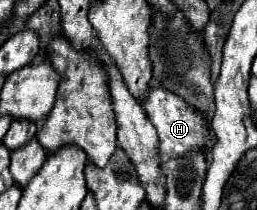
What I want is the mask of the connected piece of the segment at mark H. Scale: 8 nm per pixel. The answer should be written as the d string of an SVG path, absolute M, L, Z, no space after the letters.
M151 86L149 94L145 98L141 98L141 106L143 106L145 114L149 116L151 124L157 128L159 154L163 158L179 158L181 154L185 154L187 150L191 150L195 146L201 146L205 150L211 148L211 136L209 136L207 122L201 118L201 114L197 114L191 106L187 106L187 102L183 98L177 98L173 92Z

